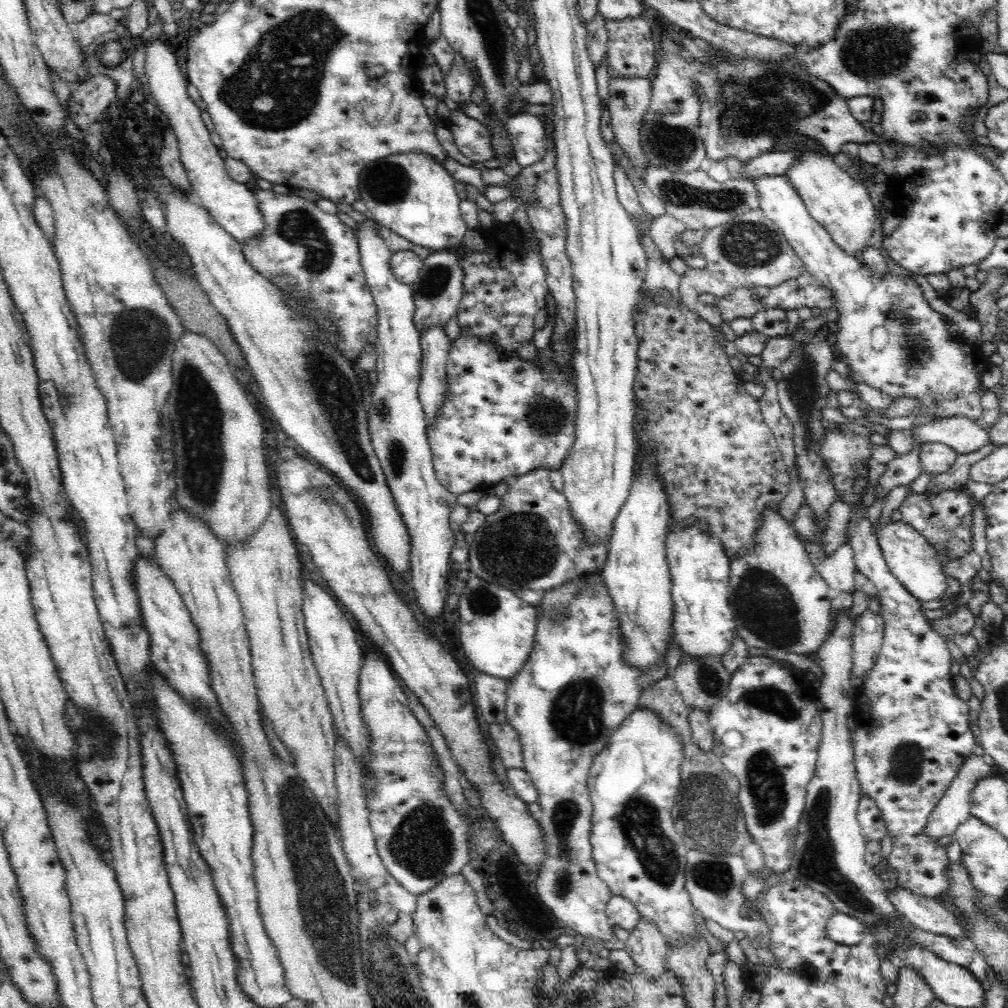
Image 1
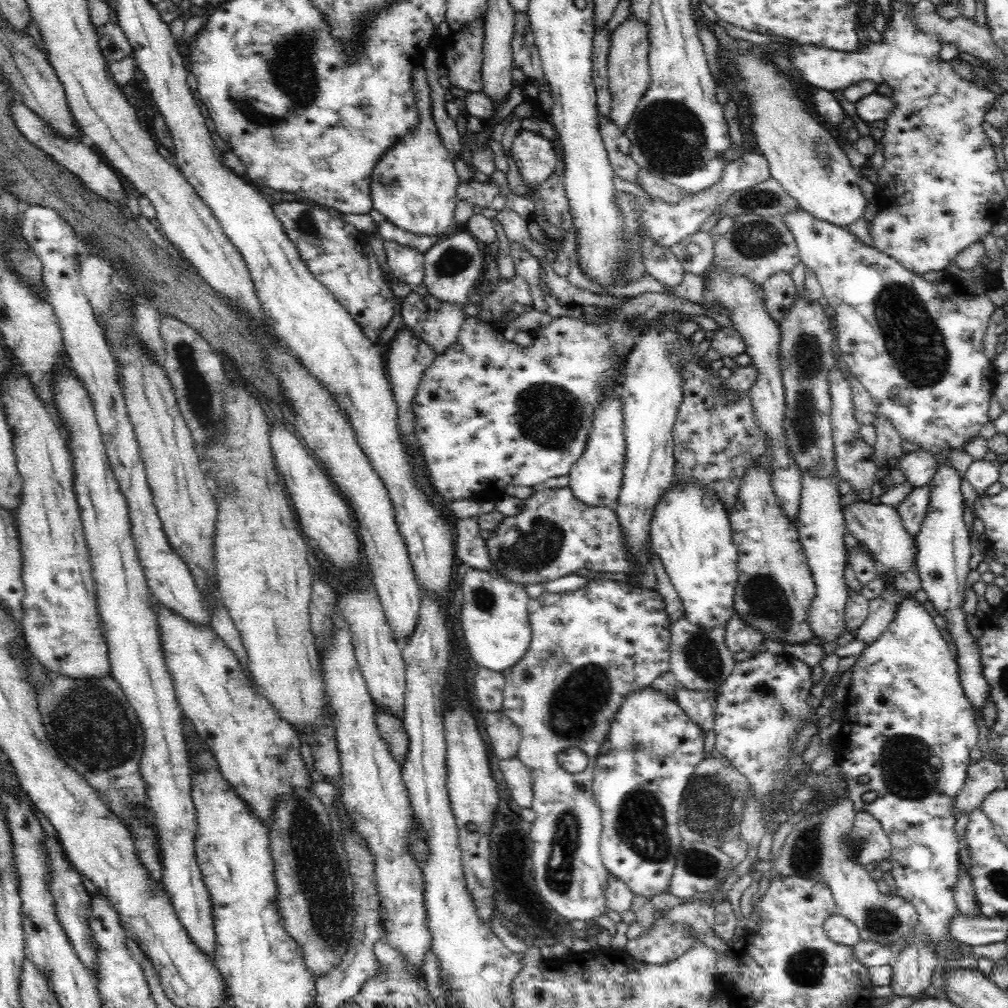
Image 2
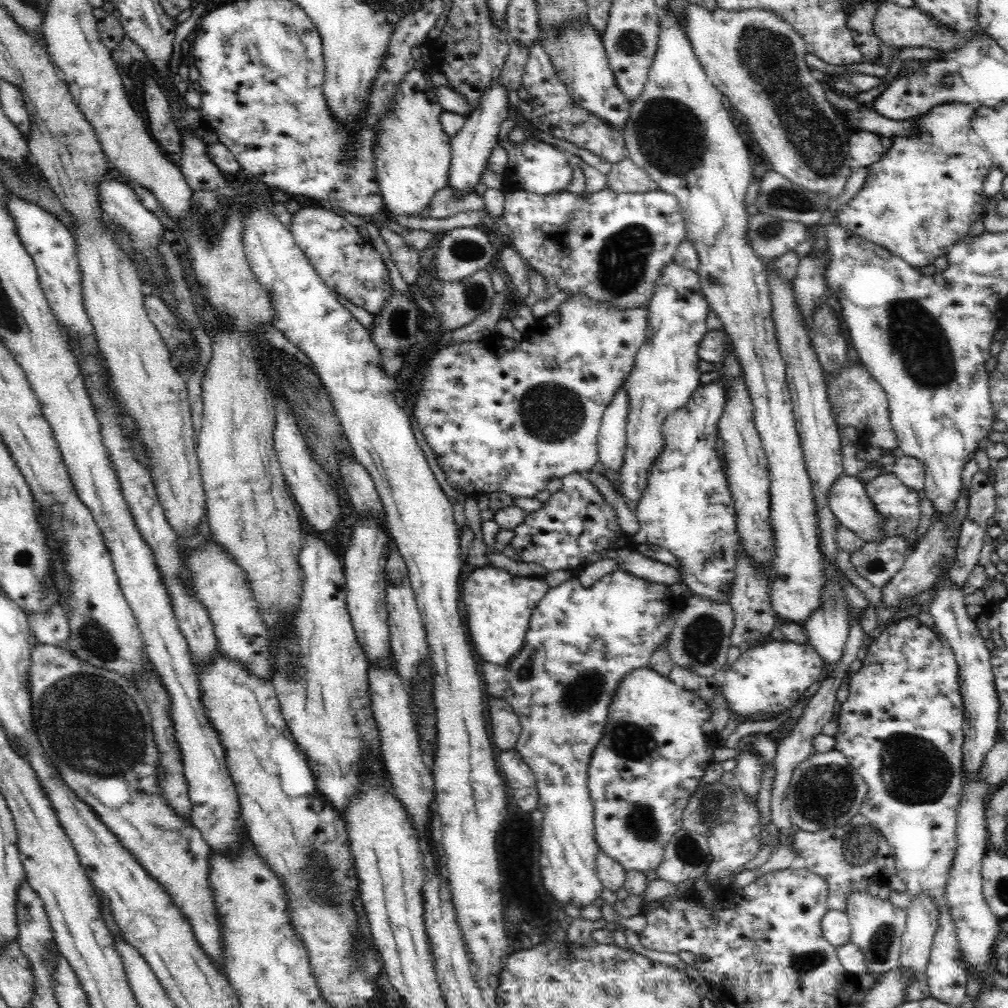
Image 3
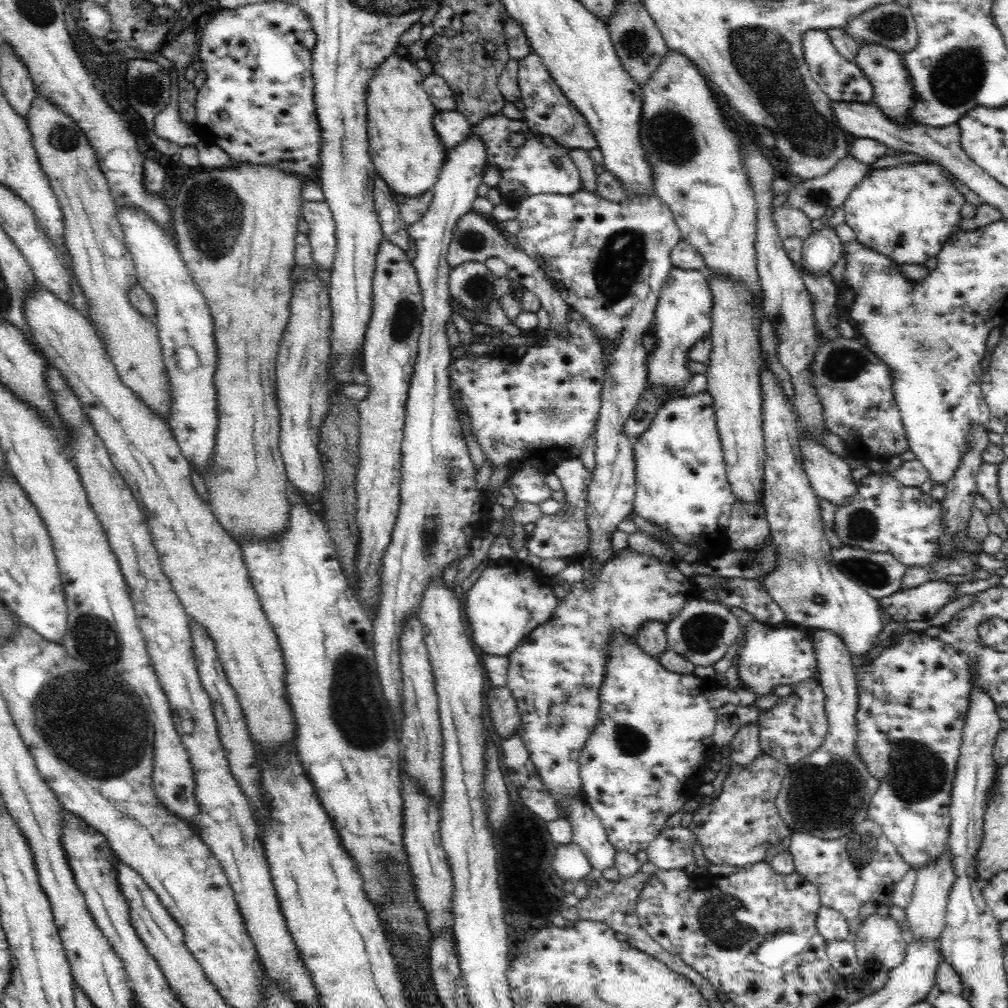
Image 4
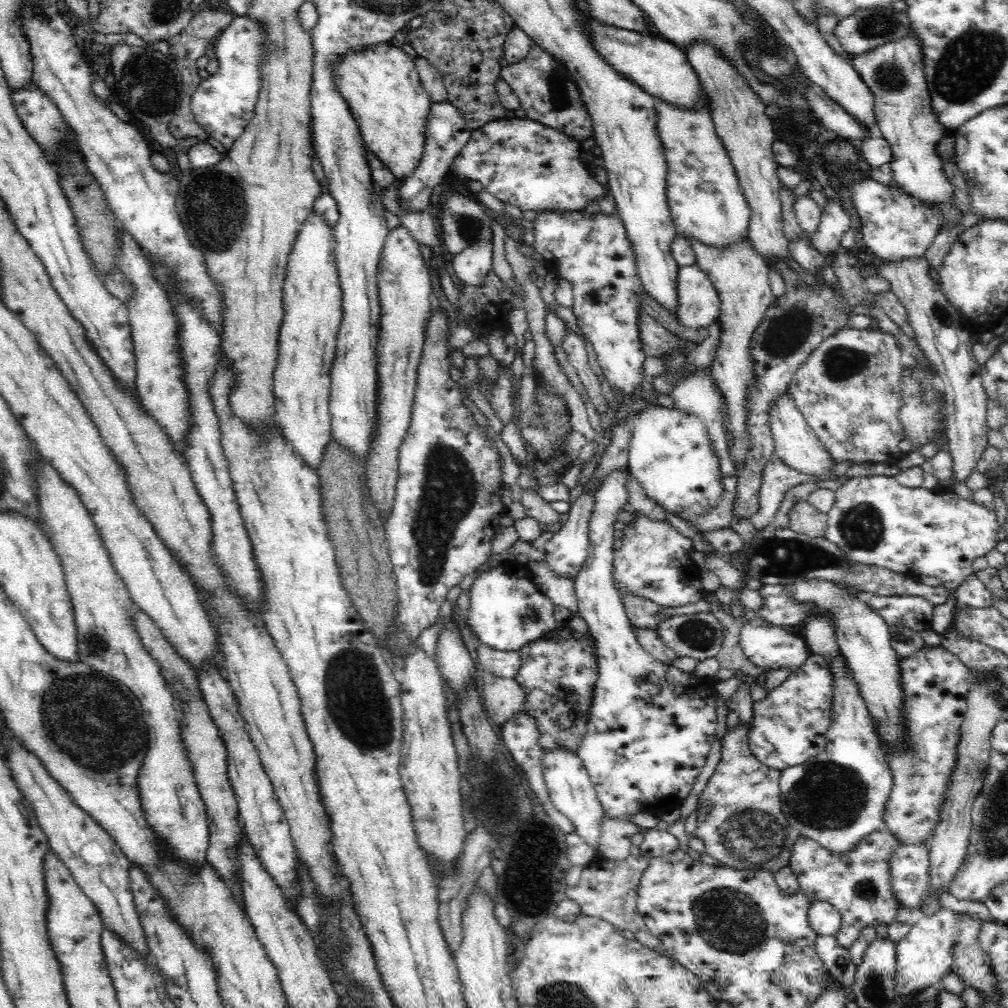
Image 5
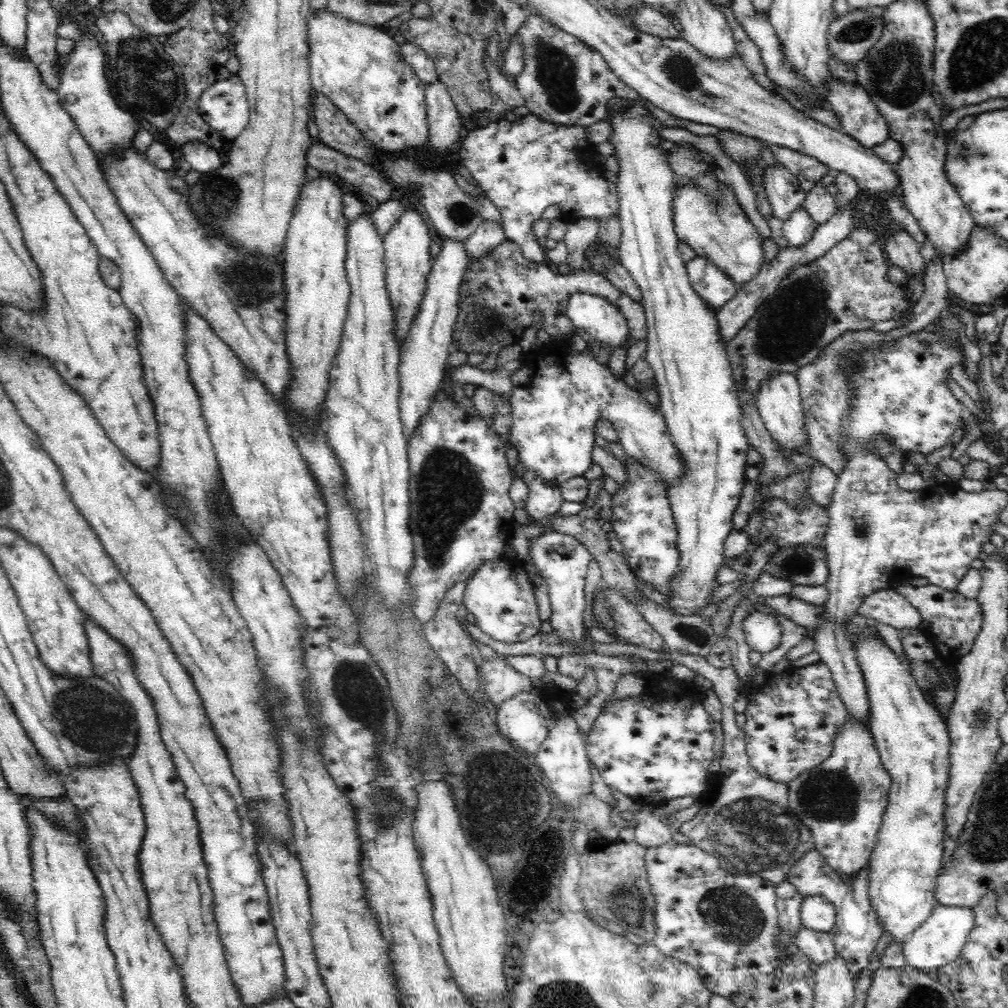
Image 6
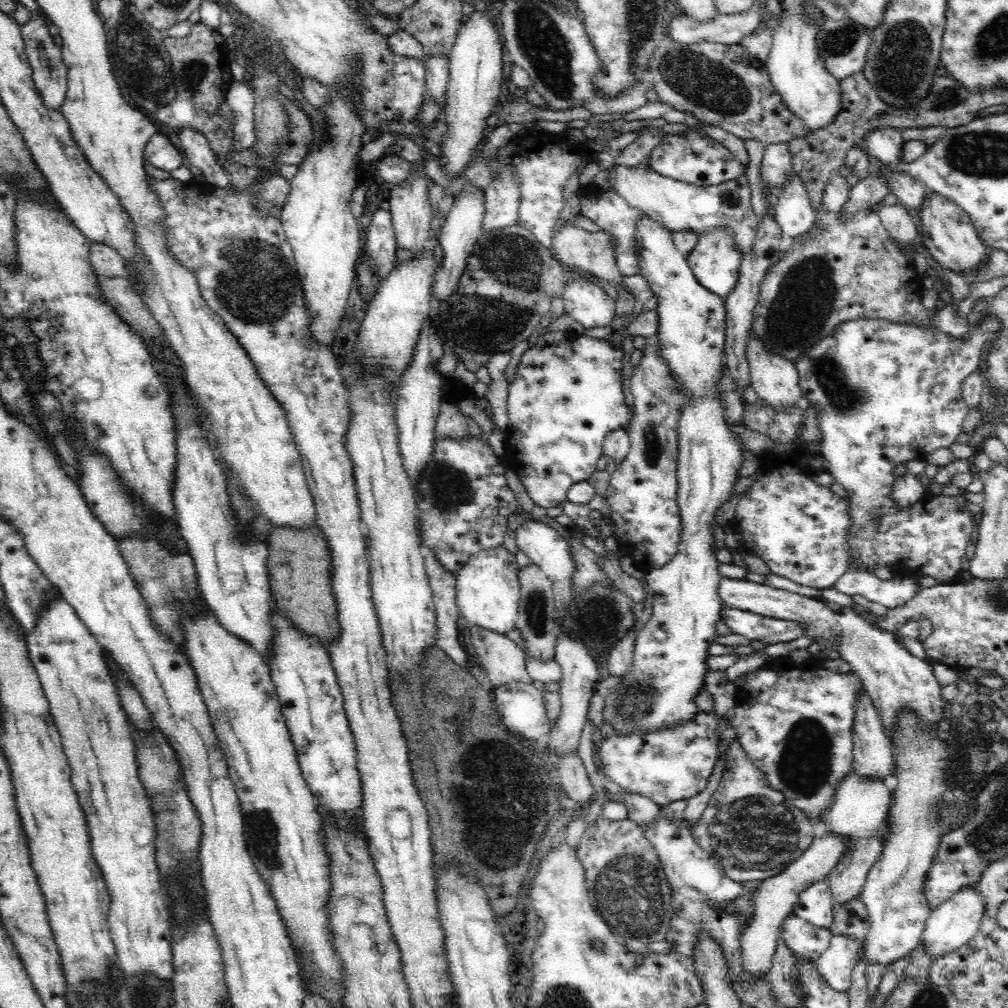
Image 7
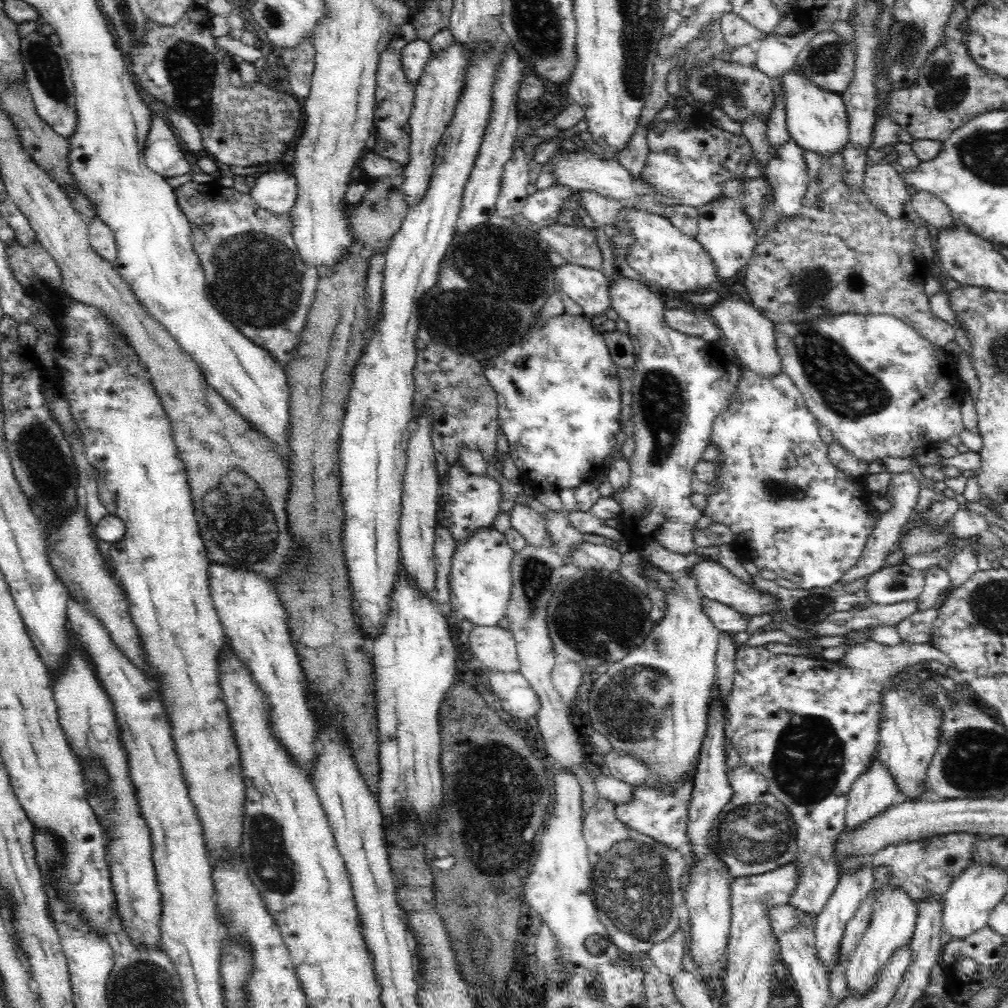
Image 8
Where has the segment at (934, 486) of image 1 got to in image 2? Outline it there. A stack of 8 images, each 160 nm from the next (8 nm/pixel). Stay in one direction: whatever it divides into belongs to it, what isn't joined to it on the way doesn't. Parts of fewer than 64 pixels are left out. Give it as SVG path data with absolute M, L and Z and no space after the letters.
M930 484L926 486L915 487L912 492L902 500L896 507L898 514L902 517L905 529L911 534L916 536L924 516L929 509L931 495Z

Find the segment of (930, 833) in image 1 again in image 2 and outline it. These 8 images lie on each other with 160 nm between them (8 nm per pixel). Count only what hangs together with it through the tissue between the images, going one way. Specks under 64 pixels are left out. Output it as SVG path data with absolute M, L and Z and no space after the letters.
M986 759L972 761L967 768L967 775L962 788L956 792L951 814L955 816L961 813L969 815L982 805L984 797L991 791L1001 788L1006 776L1002 768L994 762Z

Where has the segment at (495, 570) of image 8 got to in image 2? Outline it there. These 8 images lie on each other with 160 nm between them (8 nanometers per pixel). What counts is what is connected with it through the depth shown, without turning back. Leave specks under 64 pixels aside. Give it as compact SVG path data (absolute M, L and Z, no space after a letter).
M468 567L462 581L464 601L460 610L464 640L478 666L502 673L514 666L531 643L531 622L524 585L496 578L487 570Z

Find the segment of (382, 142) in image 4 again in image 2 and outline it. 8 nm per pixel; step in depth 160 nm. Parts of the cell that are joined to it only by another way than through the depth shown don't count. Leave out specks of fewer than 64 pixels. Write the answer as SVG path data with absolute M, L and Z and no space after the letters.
M422 64L417 66L413 72L412 86L419 110L420 124L416 126L416 130L412 130L412 134L406 135L400 142L387 149L372 168L368 182L370 200L374 210L382 214L384 220L408 233L432 237L438 241L450 237L462 229L462 226L454 220L456 202L459 200L457 197L458 176L454 169L454 160L442 145L442 140L432 118L429 86L428 81L426 81L426 71Z

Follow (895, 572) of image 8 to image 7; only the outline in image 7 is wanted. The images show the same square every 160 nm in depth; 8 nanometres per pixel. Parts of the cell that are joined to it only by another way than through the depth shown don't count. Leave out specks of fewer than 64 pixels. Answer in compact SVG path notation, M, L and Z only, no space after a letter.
M848 571L830 588L842 594L860 594L868 602L882 604L889 611L906 604L916 594L919 584L900 574L887 581L880 581L876 575L868 572Z

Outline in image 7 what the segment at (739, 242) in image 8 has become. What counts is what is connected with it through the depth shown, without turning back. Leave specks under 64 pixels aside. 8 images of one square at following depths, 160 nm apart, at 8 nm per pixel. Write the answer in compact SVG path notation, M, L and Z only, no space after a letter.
M724 229L698 237L697 245L687 256L687 263L698 283L722 297L725 304L739 279L741 258L734 237Z

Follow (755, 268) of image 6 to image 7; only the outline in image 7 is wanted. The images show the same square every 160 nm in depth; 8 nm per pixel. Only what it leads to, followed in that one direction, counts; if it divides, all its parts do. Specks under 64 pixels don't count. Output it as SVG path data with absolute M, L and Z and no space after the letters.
M616 165L611 182L611 189L625 198L630 206L642 210L667 230L690 231L696 237L701 237L710 231L724 229L734 237L734 245L738 248L740 258L752 250L759 222L752 211L750 187L745 175L712 186L696 186L662 176L650 169Z

